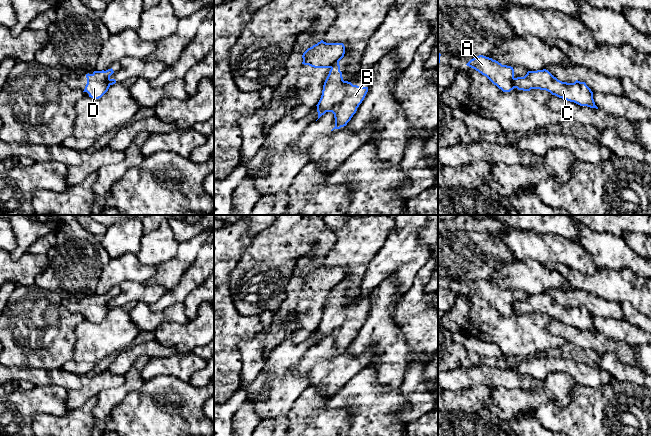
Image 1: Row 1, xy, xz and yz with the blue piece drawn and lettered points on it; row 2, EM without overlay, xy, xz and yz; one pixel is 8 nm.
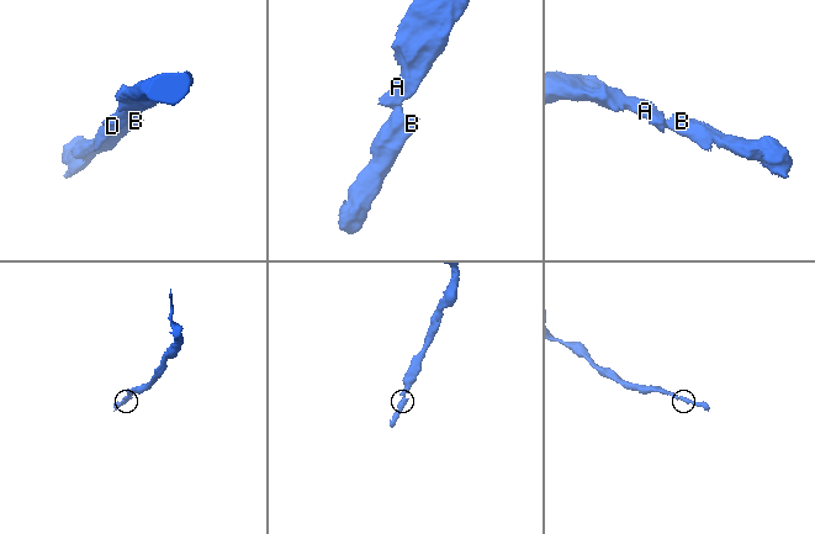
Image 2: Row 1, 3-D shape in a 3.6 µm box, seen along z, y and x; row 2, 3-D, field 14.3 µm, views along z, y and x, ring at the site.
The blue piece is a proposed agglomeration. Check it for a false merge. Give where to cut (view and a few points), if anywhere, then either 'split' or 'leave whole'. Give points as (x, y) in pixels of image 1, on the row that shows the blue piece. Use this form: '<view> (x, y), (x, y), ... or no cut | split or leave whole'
yz (513, 78), (515, 87) | split

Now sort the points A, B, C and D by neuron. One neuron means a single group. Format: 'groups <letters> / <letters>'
groups A D / B C

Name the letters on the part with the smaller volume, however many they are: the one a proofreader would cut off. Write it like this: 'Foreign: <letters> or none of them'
Foreign: B, C

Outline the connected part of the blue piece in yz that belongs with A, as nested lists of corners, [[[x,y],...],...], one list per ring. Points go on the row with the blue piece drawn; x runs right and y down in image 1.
[[[479,55],[471,59],[467,66],[486,76],[494,85],[503,92],[510,92],[514,86],[514,69],[511,66],[502,65],[492,58]]]

